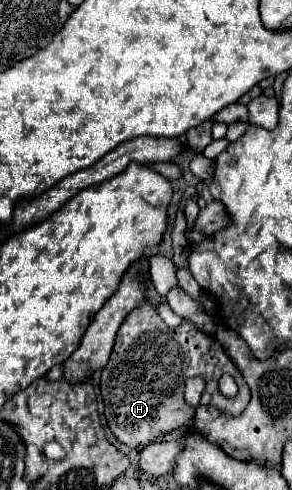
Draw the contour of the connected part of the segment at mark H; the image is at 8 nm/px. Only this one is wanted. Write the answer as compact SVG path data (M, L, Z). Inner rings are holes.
M143 274L143 278L145 284L149 284L145 288L145 302L125 316L117 330L111 358L101 372L101 396L109 428L135 452L139 452L153 438L173 434L193 420L195 408L183 398L185 380L191 376L203 376L207 382L201 394L201 404L213 404L233 416L239 416L251 398L249 386L219 340L203 334L189 320L183 320L175 330L167 328L157 314L157 306L163 304L163 296L155 292L147 274ZM225 372L231 374L239 386L239 392L233 398L223 396L217 386L221 374Z

